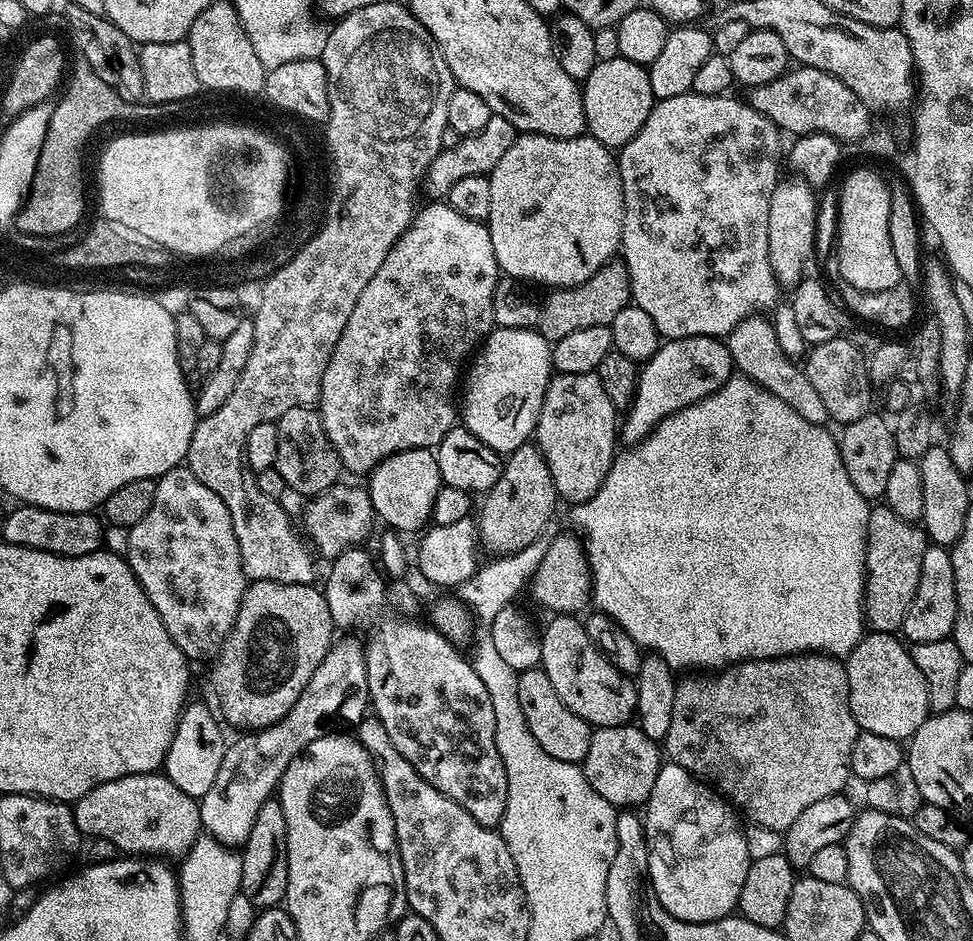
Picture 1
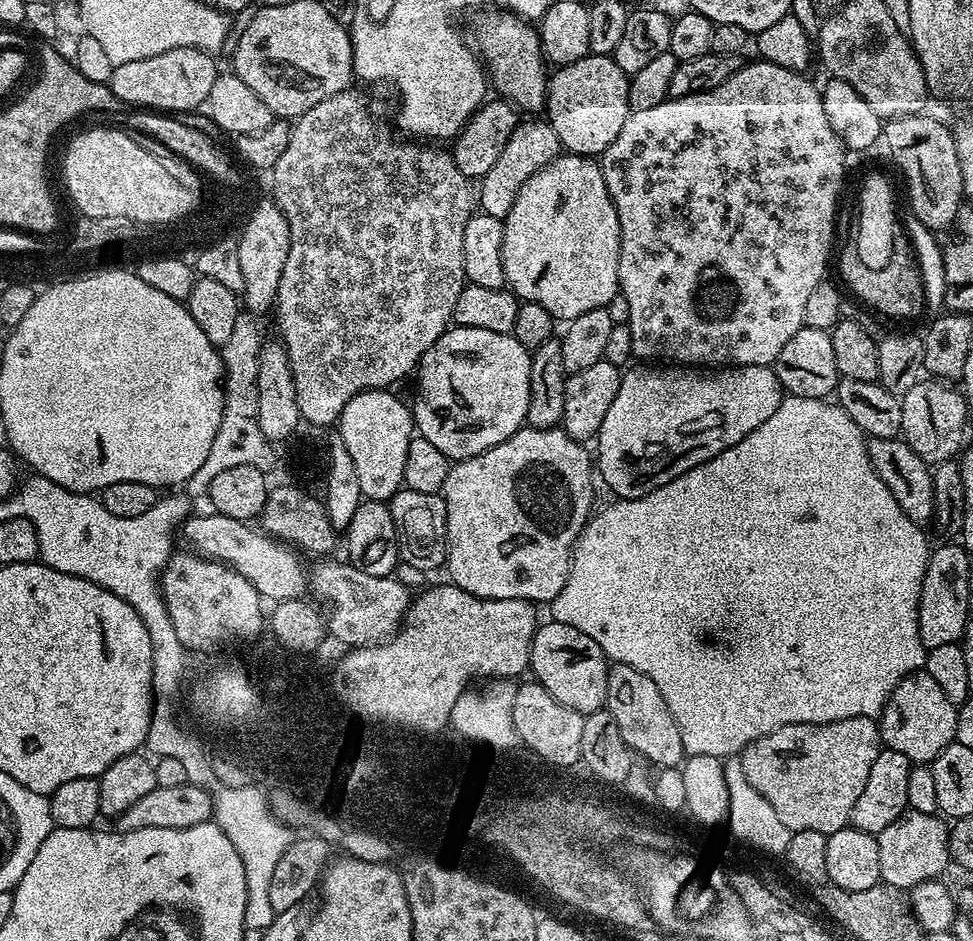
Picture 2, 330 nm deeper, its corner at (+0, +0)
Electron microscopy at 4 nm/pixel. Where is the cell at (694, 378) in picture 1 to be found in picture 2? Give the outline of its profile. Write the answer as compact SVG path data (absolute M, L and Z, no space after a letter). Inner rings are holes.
M767 364L720 366L715 370L701 370L696 366L640 367L644 368L629 367L621 375L618 394L614 394L614 402L610 402L610 410L606 410L600 432L594 438L594 464L599 479L600 476L604 479L613 497L622 500L642 498L742 442L746 434L758 430L778 410L782 399L775 367Z

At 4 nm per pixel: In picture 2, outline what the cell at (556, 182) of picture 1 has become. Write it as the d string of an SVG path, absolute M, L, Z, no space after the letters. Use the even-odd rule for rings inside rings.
M561 154L554 157L542 170L528 179L518 190L518 198L514 198L514 206L510 206L508 215L504 217L504 233L502 234L502 270L507 287L515 292L521 301L529 300L538 306L542 306L557 321L567 322L578 318L578 314L586 314L586 310L598 310L607 308L610 298L614 298L620 291L620 279L618 278L618 258L620 257L620 227L618 226L618 214L610 194L606 190L606 182L602 178L602 170L595 159L575 154Z

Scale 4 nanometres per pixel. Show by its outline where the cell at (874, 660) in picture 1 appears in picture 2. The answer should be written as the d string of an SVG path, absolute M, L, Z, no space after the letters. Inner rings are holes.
M923 670L910 673L892 689L883 711L878 716L878 727L883 747L906 754L913 765L928 766L956 739L957 705L946 698L946 693Z

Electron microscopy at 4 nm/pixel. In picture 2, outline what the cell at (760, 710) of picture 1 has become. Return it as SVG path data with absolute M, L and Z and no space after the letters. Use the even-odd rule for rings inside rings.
M870 716L842 718L825 724L782 726L739 753L738 763L746 782L774 806L789 832L818 830L825 834L849 827L854 802L870 778L870 766L882 747L877 721Z

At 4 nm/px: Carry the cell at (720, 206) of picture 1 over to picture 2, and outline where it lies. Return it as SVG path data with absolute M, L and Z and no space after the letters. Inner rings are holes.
M759 58L753 60L753 64L745 63L730 78L726 78L726 82L722 82L722 86L712 88L708 92L690 94L677 100L669 98L658 106L654 106L651 110L629 111L626 118L626 126L622 126L622 131L618 133L618 138L614 138L614 142L610 142L608 149L599 157L598 163L602 170L602 178L606 182L606 190L616 207L618 226L620 227L620 257L618 258L619 295L624 296L626 302L630 302L630 318L627 326L634 338L632 355L636 358L641 356L644 359L641 361L675 362L680 366L775 365L778 354L782 354L782 346L786 346L786 342L790 342L790 338L794 338L794 334L798 334L798 330L804 327L806 301L808 301L809 295L814 290L814 286L818 286L818 282L826 279L827 272L824 271L828 268L828 255L832 252L832 235L836 232L836 203L840 200L840 187L844 184L844 156L846 157L846 149L844 143L838 138L838 134L834 134L834 130L830 126L830 118L826 118L826 110L822 106L821 89L819 87L815 88L807 80L809 78L807 75L794 70L786 70L782 66L774 66L774 62L766 62Z

